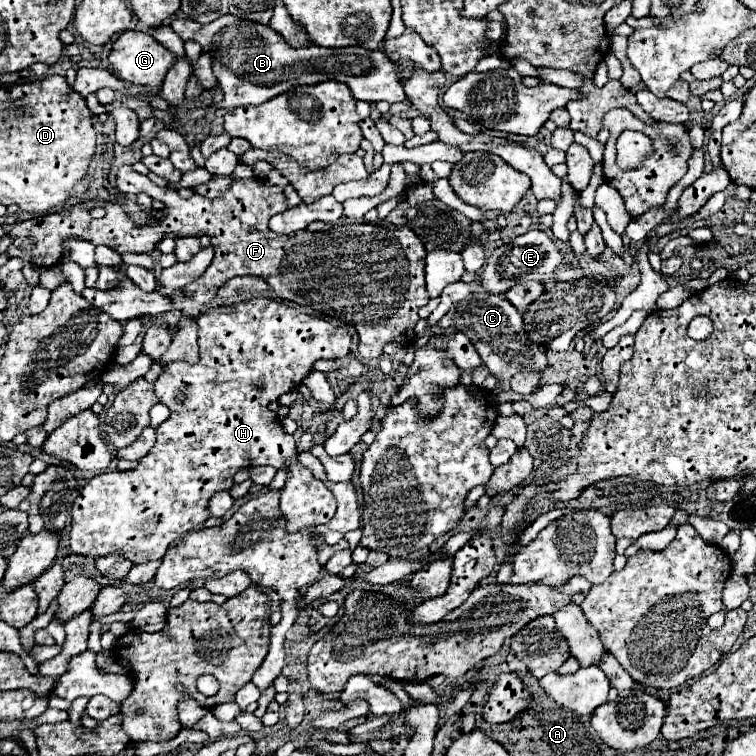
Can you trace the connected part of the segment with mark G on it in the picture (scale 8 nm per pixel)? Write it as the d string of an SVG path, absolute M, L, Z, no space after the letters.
M124 30L114 42L108 56L108 62L112 64L112 72L136 86L144 86L146 92L152 92L152 88L162 84L162 78L166 76L168 68L174 62L174 54L166 50L158 40L154 40L152 34L138 32L138 30Z

